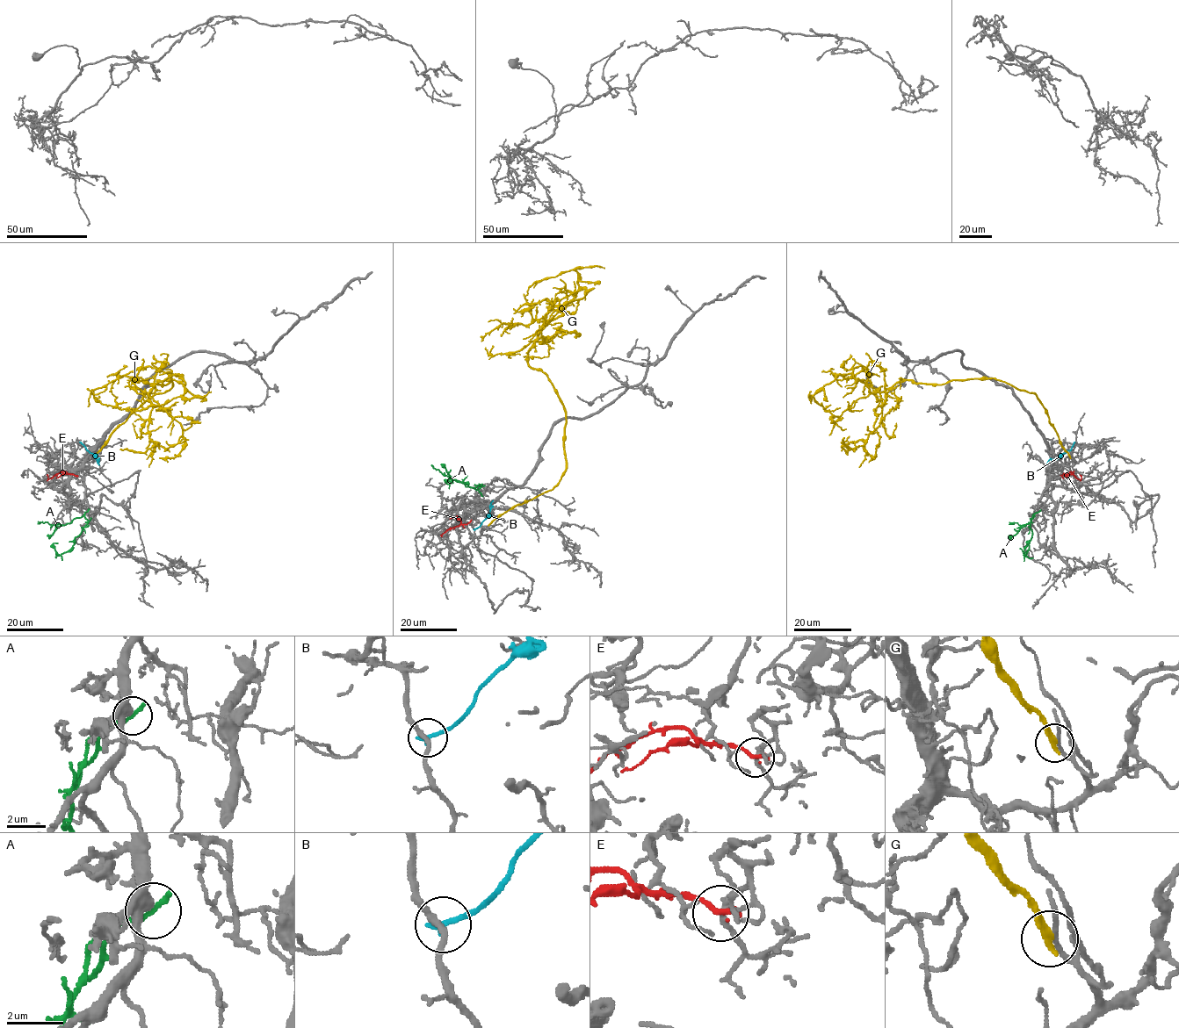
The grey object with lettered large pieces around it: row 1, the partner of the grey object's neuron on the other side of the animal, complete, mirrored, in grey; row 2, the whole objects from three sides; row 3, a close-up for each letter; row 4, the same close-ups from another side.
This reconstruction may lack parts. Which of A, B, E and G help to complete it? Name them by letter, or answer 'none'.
none

